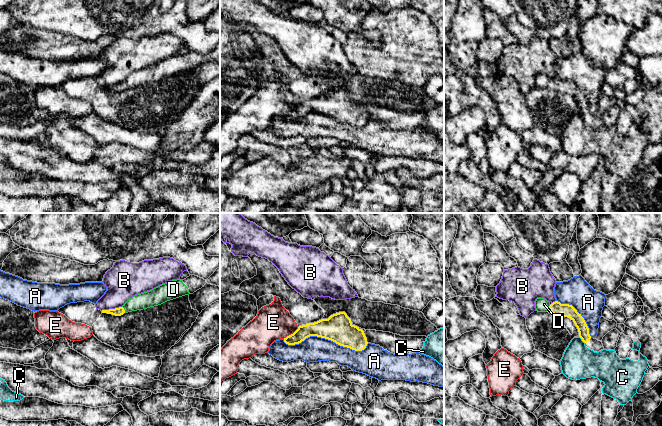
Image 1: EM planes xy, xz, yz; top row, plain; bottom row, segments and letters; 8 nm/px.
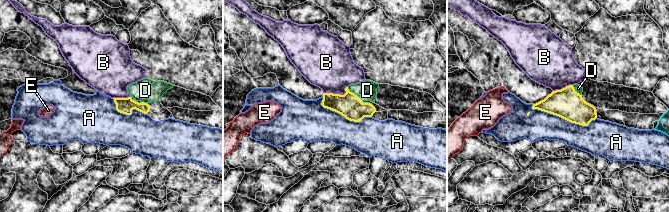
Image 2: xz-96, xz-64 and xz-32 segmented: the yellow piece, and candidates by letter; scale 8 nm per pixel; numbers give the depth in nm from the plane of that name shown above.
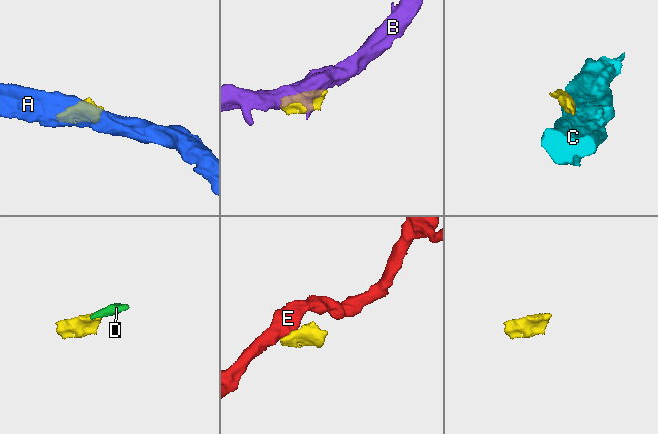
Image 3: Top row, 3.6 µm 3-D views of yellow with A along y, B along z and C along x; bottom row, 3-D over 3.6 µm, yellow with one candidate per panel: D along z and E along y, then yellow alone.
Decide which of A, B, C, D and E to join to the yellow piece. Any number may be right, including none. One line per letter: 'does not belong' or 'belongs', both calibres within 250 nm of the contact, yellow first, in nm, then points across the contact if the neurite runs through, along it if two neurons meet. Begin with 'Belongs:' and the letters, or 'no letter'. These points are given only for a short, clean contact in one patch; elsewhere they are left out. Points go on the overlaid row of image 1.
Belongs: D
A: does not belong; 220 nm thick on the yellow side, 200 nm on the other
B: does not belong; 70 nm thick on the yellow side, 280 nm on the other; border along xy (121, 306), (101, 310)
C: does not belong; 90 nm thick on the yellow side, 280 nm on the other; border along yz (579, 336), (584, 343)
D: belongs; 70 nm thick on the yellow side, 130 nm on the other; runs through xy (119, 311), (123, 309), (151, 298)
E: does not belong; 140 nm thick on the yellow side, 300 nm on the other; border along xz (298, 327), (283, 338)

